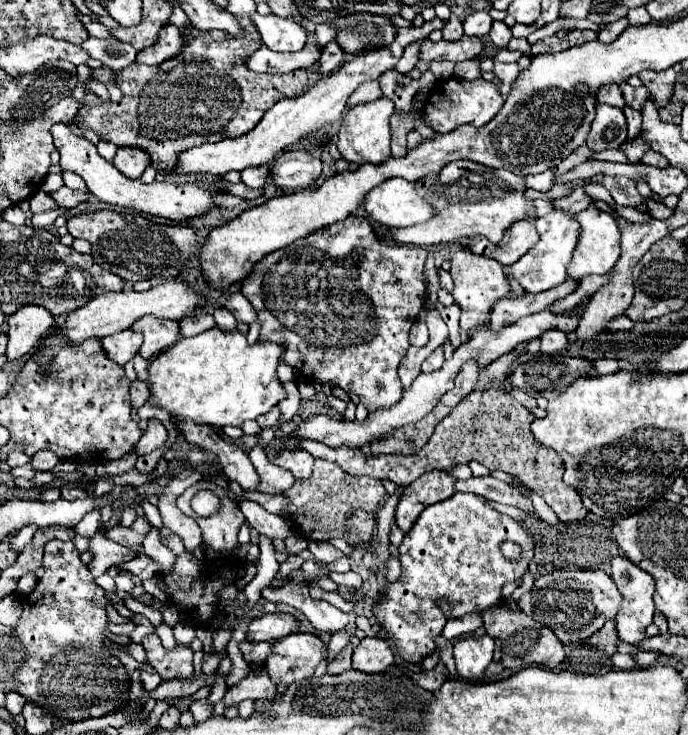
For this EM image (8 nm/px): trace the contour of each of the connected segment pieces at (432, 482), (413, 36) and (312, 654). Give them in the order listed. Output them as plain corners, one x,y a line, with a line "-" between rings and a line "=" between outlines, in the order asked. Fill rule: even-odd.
430,470
428,474
416,478
404,488
404,494
400,496
396,506
396,524
408,532
426,506
442,502
456,492
454,482
456,478
442,470
=
434,18
432,22
424,22
422,26
408,26
408,28
398,28
396,30
396,38
392,44
378,48
378,50
370,50
370,52
362,52
354,58
348,58
344,62
344,66
340,66
334,74
330,76
322,76
314,86
310,86
304,94
296,96
296,98
282,98
280,102
276,102
266,114
264,118
258,122
258,126
250,132
246,132
244,136
238,138
226,138
220,140
216,144
202,144
202,146
194,146
186,152
182,152
178,156
178,168
170,174
192,174
192,172
204,172
204,174
216,174
216,176
224,176
232,170
244,170
248,166
260,166
264,162
272,162
276,152
284,150
286,146
294,144
296,140
308,136
310,132
322,130
326,124
336,122
344,108
346,102
350,98
350,94
368,80
376,80
380,78
380,74
384,74
386,70
392,70
396,66
396,62
400,60
402,52
406,46
410,46
412,42
422,42
428,38
428,34
432,30
440,30
446,24
446,20
=
292,634
272,644
272,654
266,658
264,668
272,684
290,686
296,680
314,676
318,662
326,658
322,640
314,634

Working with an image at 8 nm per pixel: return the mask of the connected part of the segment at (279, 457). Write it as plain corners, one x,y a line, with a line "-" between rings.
280,450
274,458
274,464
292,472
296,480
308,480
312,474
314,458
304,450

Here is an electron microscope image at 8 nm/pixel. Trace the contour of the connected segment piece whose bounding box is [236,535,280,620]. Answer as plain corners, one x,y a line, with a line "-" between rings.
260,535
259,543
260,555
257,562
257,574
255,578
245,587
244,593
247,597
247,603
244,609
236,611
236,617
244,620
254,604
261,598
261,591
270,586
272,579
279,570
279,563
275,558
275,548
272,541

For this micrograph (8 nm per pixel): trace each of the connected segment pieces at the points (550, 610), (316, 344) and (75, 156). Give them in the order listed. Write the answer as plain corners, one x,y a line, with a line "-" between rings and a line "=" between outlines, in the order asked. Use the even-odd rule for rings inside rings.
554,570
550,574
538,576
534,580
532,590
522,594
516,604
526,616
548,626
562,644
576,644
576,642
586,640
594,632
598,632
606,620
614,620
618,614
620,602
622,602
622,596
620,596
614,580
604,570
=
350,214
342,222
270,252
254,266
250,276
242,280
240,290
258,314
262,324
260,340
282,344
284,362
292,366
300,378
330,382
332,386
344,388
348,394
354,392
368,412
374,412
394,406
402,398
398,366
410,348
410,326
424,308
426,254
424,248
382,242
366,218
=
54,124
52,126
52,136
54,136
54,146
58,148
60,156
62,156
62,170
70,170
82,176
82,180
86,182
88,190
102,202
106,204
114,204
126,210
136,210
136,212
144,212
150,216
160,216
172,222
182,222
182,220
190,220
196,216
206,214
208,210
212,210
216,206
216,202
212,200
218,194
224,194
222,188
214,186
214,184
202,184
202,182
172,182
172,180
154,180
152,184
144,184
142,180
130,180
124,178
120,174
120,170
114,168
114,164
110,164
108,160
104,160
96,146
92,142
88,142
86,138
78,138
70,126
66,124

